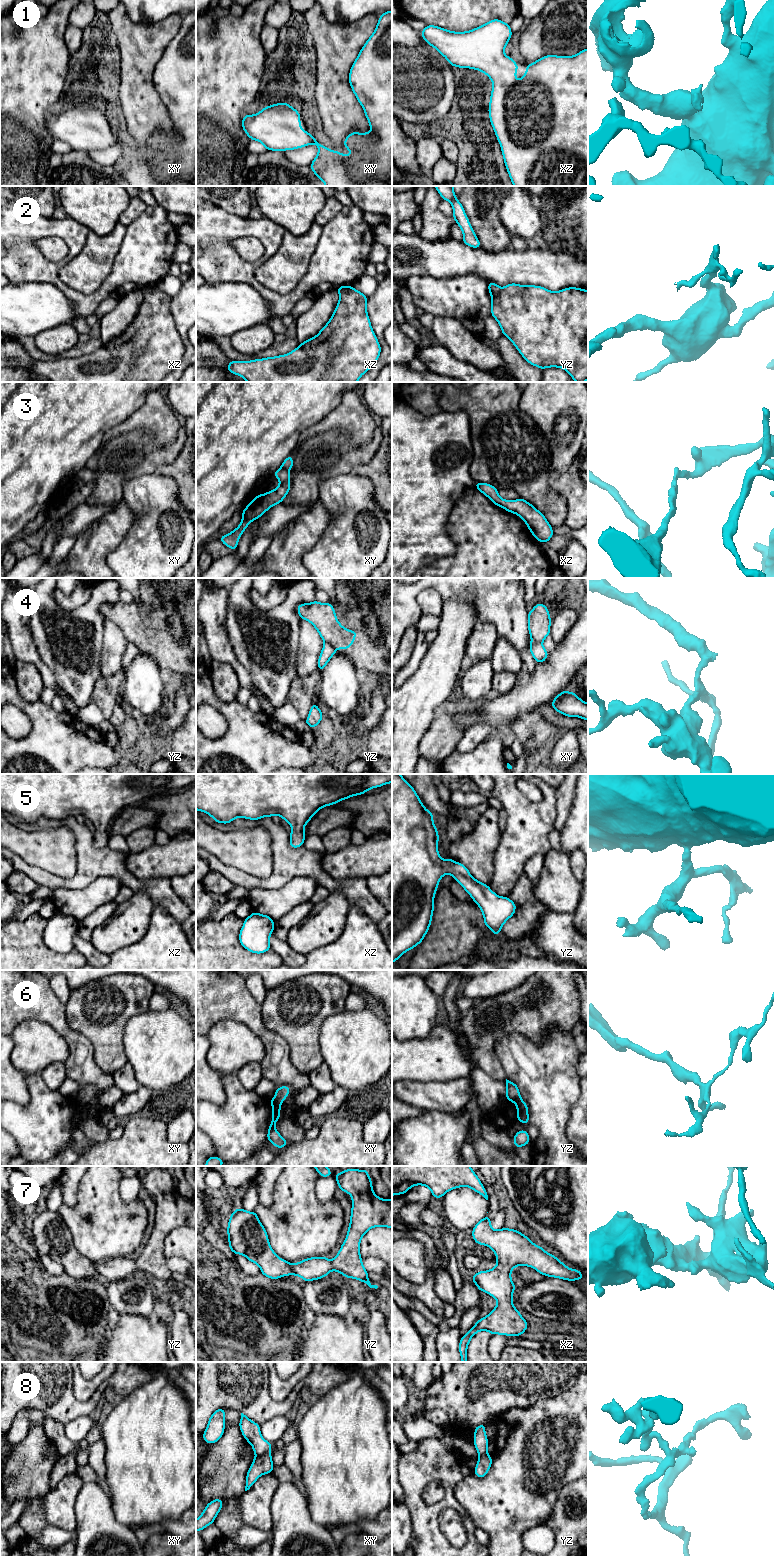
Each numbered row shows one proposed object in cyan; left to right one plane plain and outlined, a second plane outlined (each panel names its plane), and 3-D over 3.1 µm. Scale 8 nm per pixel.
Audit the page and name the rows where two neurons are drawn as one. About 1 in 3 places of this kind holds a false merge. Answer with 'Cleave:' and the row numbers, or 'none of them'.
Cleave: 2, 3, 4, 6, 8

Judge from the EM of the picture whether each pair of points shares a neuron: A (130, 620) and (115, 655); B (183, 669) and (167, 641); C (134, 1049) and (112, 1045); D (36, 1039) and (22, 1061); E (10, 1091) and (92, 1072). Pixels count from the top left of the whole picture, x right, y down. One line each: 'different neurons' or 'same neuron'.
A: different neurons
B: same neuron
C: different neurons
D: same neuron
E: different neurons

